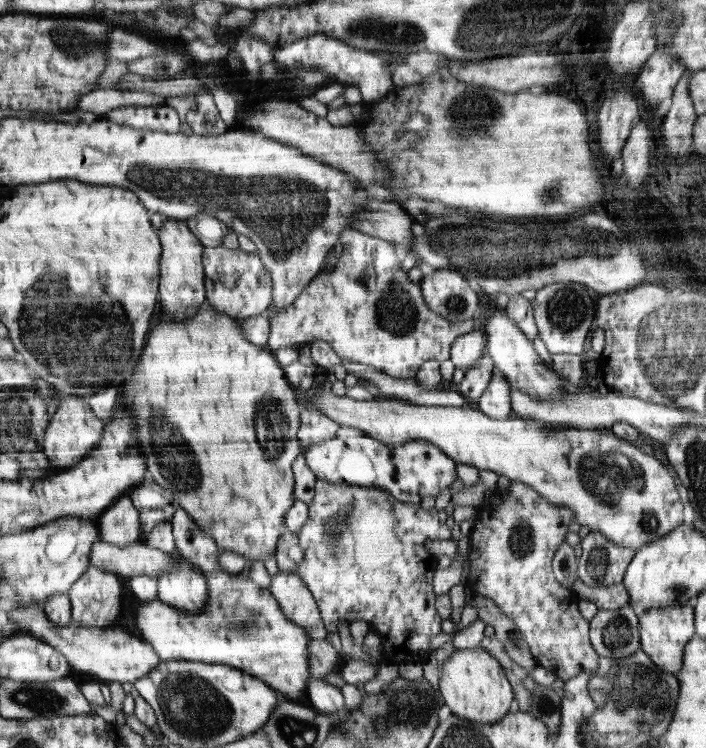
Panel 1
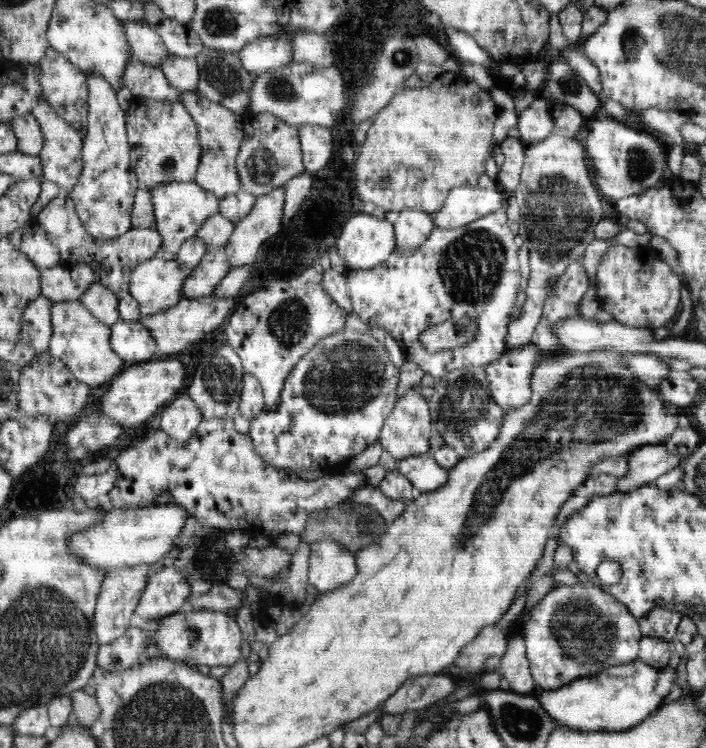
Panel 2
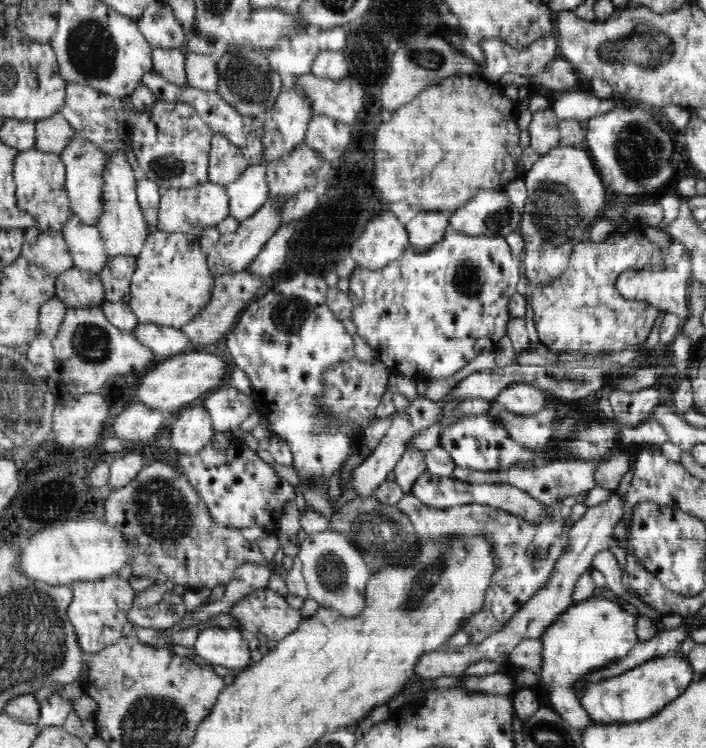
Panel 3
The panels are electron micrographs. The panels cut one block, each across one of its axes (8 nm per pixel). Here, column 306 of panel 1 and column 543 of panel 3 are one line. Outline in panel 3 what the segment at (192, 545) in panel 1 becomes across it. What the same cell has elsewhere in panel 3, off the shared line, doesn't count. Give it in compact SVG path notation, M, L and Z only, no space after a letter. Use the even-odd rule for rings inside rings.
M592 596L590 600L584 600L580 604L572 602L572 605L540 636L540 641L542 641L542 669L538 688L544 692L545 704L556 711L568 725L580 731L594 722L580 704L580 698L576 692L576 682L582 682L588 674L607 669L608 665L614 665L621 661L639 642L636 631L637 618L624 611L618 603L604 600L604 598L598 600L598 598L600 597Z

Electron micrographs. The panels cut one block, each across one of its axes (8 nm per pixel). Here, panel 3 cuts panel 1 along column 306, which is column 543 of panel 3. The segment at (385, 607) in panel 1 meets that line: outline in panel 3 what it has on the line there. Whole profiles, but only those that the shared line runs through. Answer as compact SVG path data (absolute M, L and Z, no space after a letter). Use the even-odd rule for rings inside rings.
M404 493L396 506L412 521L414 531L420 538L450 539L483 531L488 543L492 543L496 552L496 574L492 578L492 586L488 586L482 610L468 618L468 622L463 622L462 628L470 634L471 644L480 644L484 638L505 626L538 590L545 588L553 576L556 562L567 548L569 528L566 527L566 520L570 518L572 507L577 501L575 497L566 497L547 505L547 521L540 521L538 525L532 525L530 521L508 511L494 509L488 504L453 506L448 509L426 506L412 493Z

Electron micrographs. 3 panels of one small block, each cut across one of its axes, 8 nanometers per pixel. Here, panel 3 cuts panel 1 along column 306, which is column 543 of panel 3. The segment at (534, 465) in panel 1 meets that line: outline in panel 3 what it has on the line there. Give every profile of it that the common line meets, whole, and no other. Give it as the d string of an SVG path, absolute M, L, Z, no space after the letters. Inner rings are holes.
M522 382L509 384L496 397L496 401L508 412L524 416L538 414L548 400L543 390Z

